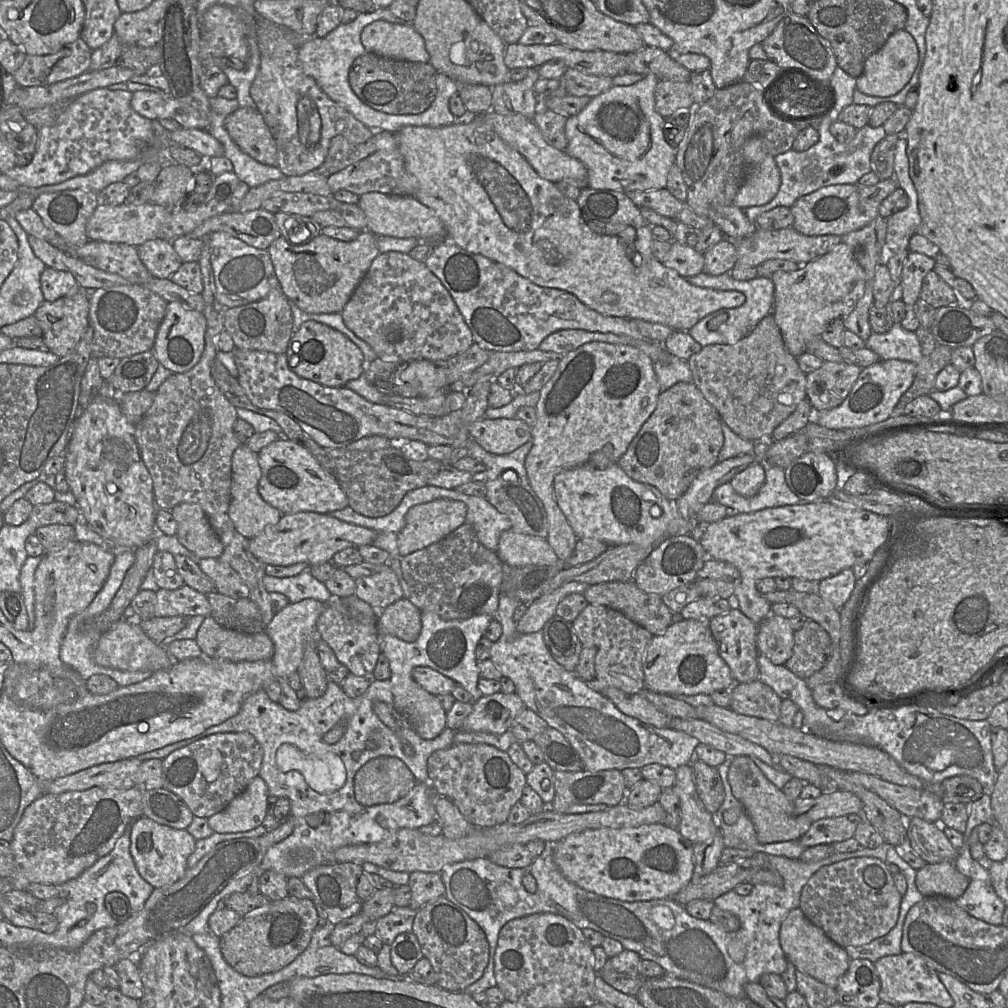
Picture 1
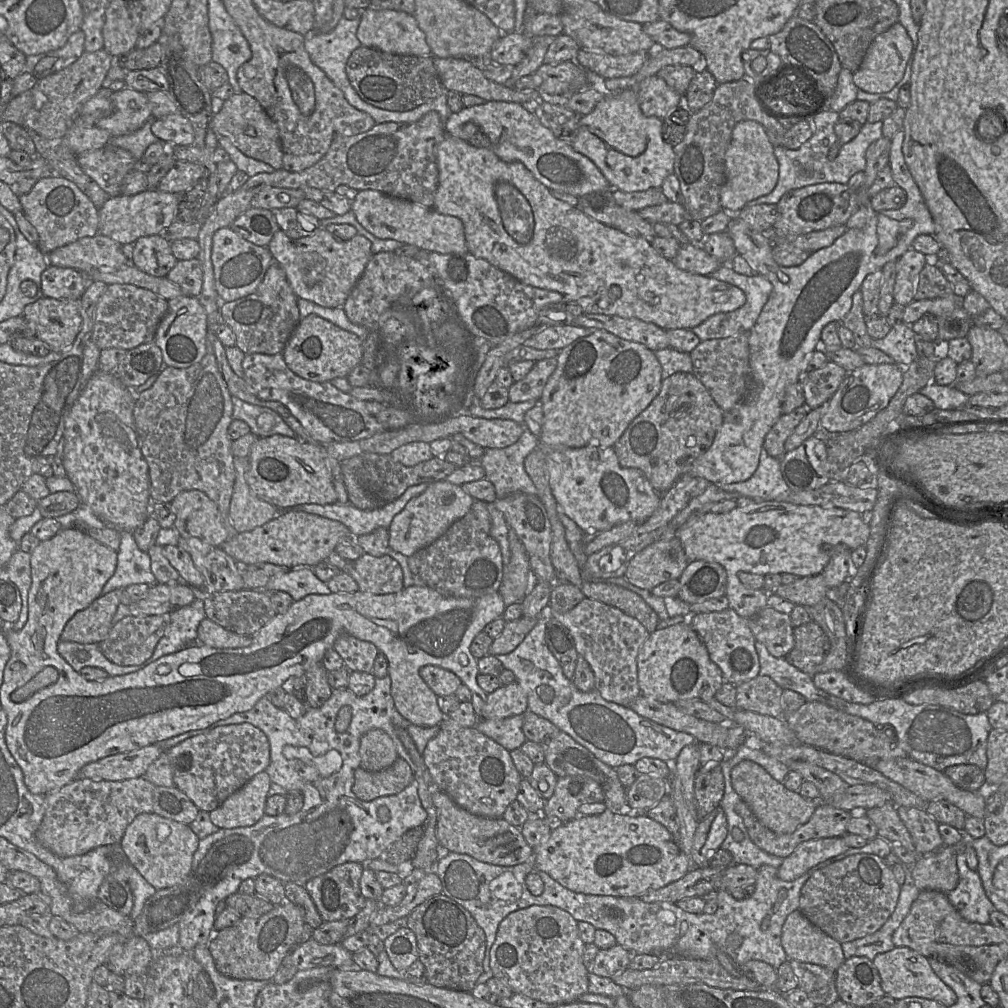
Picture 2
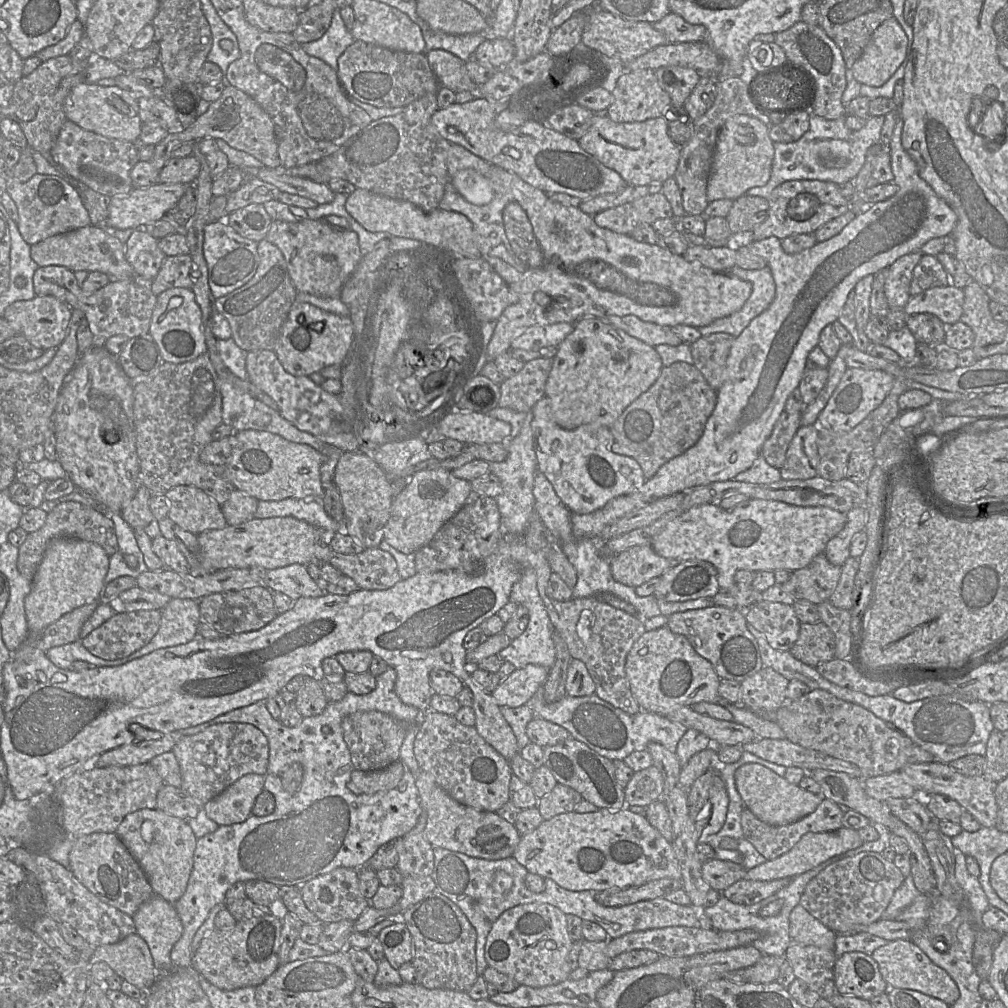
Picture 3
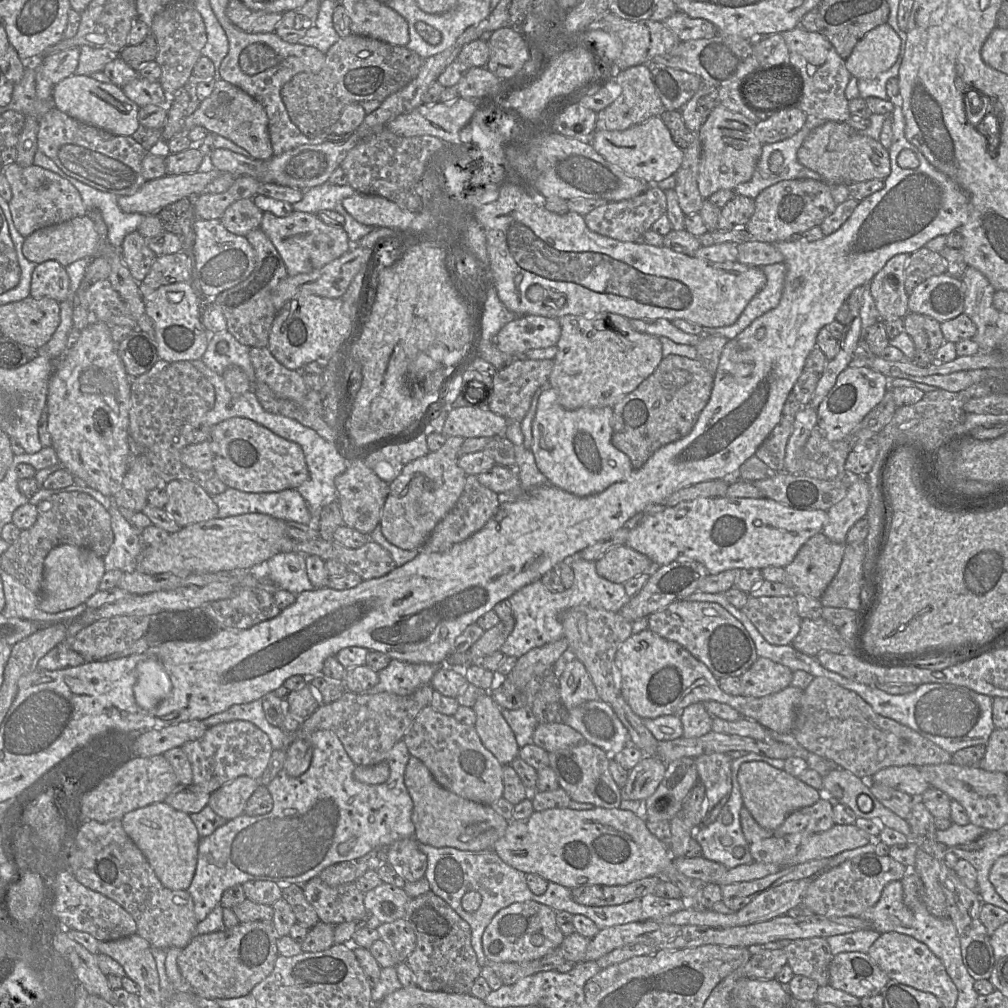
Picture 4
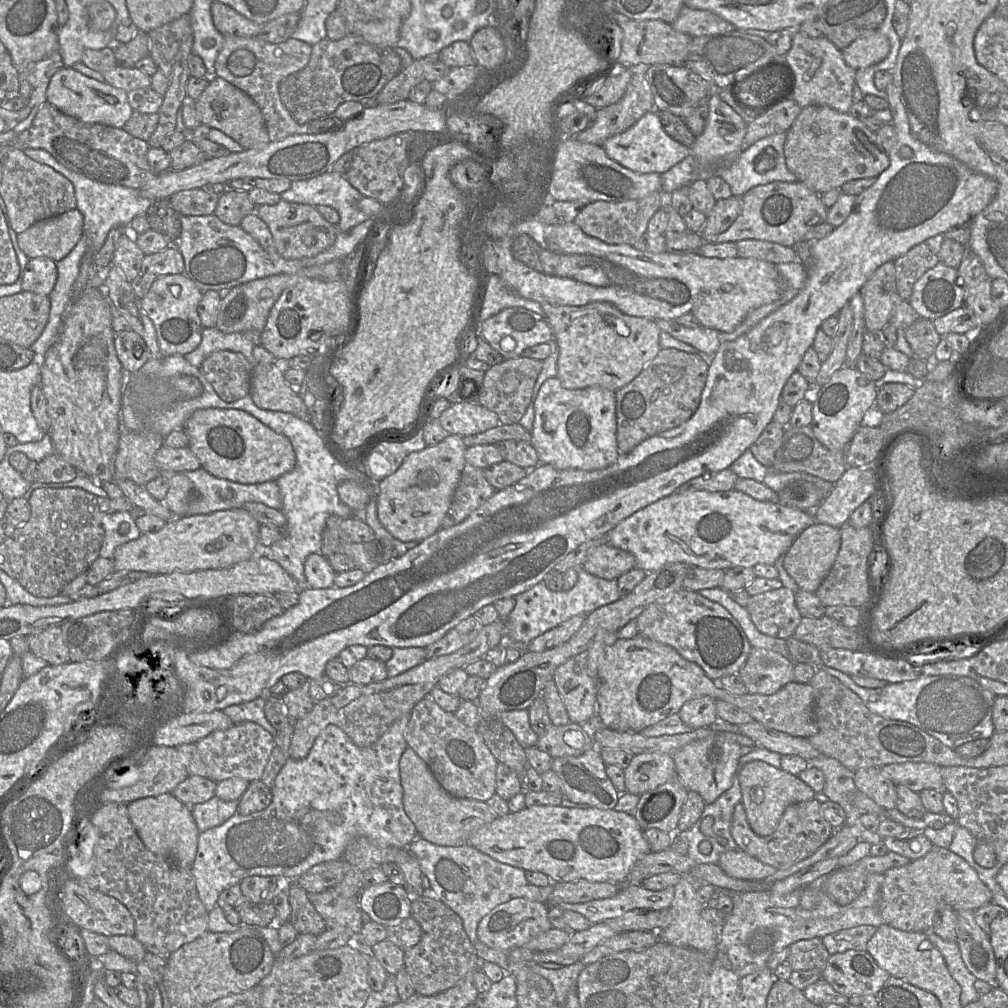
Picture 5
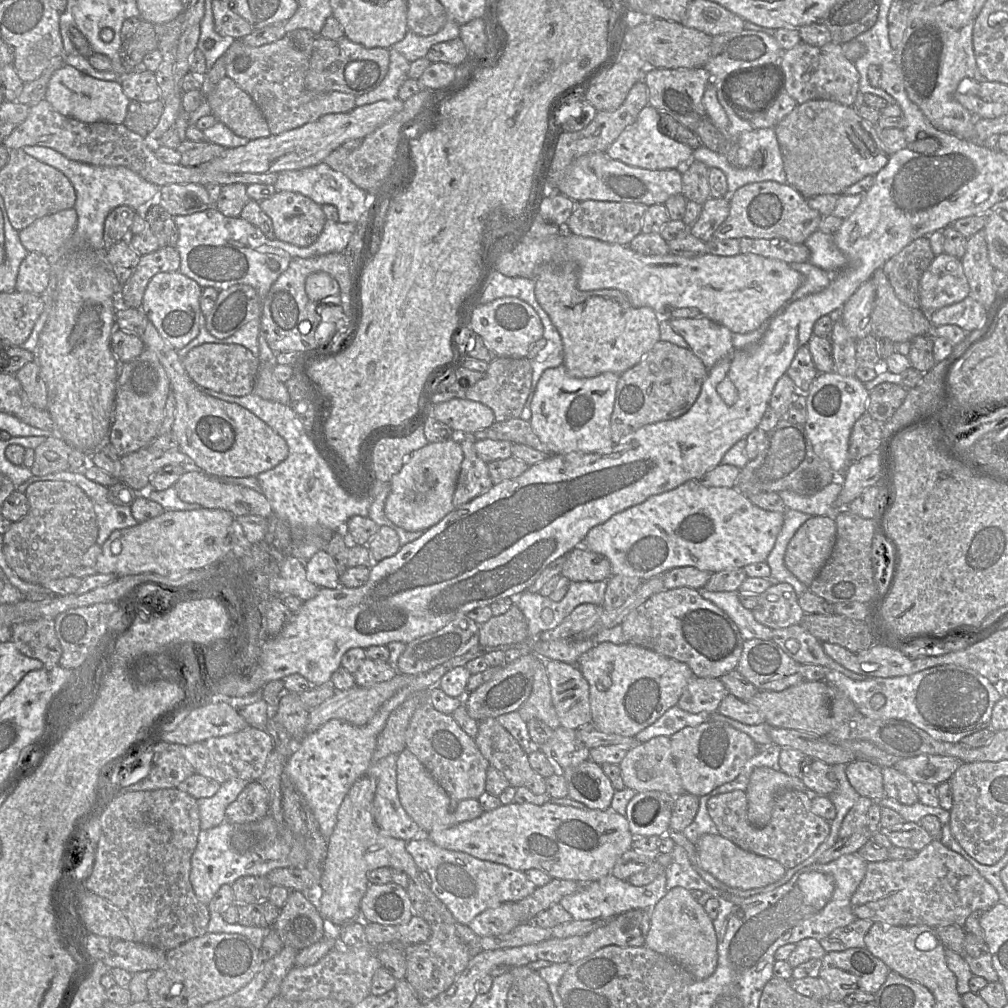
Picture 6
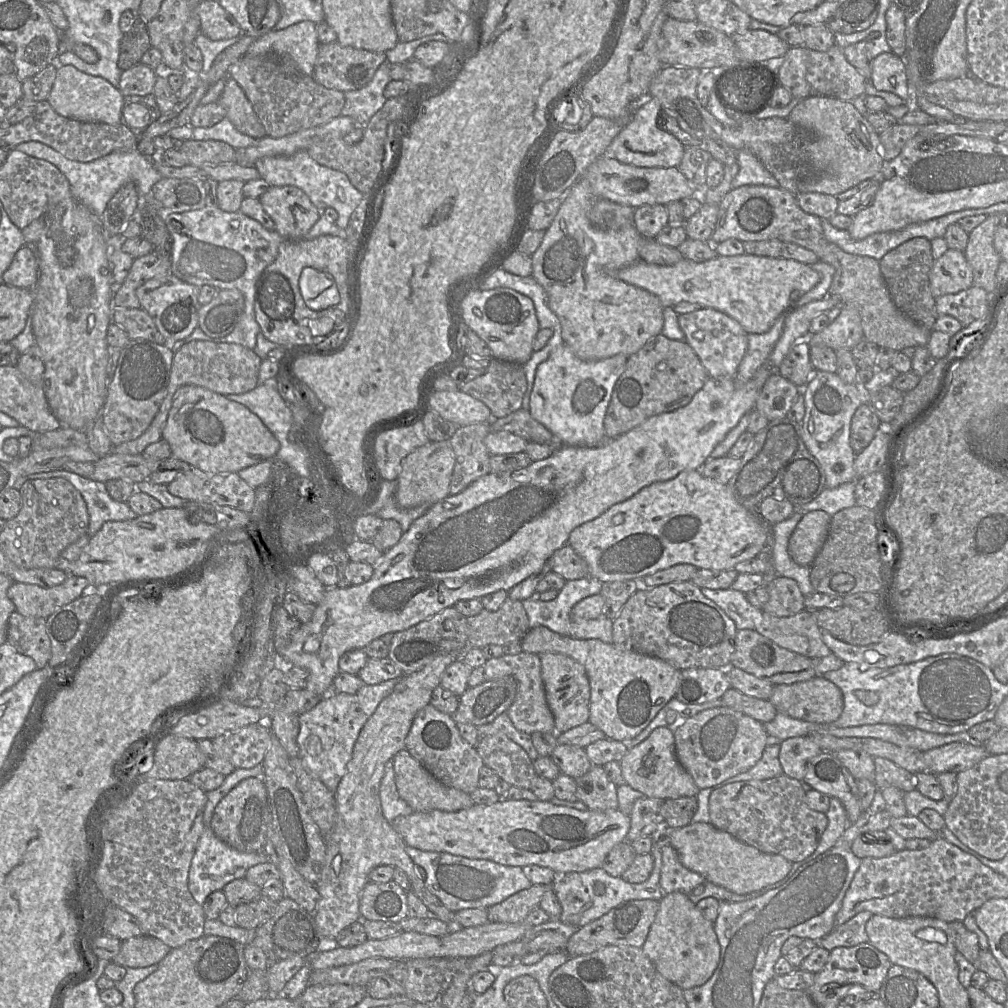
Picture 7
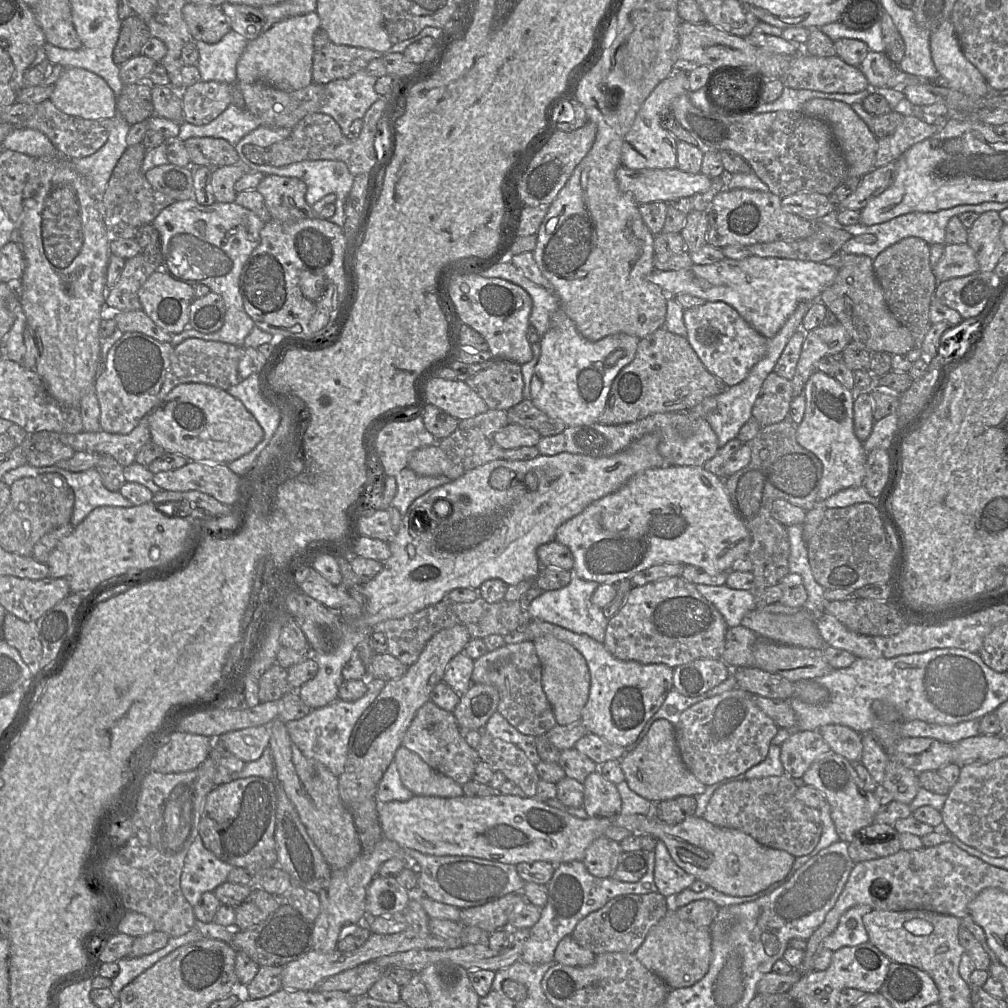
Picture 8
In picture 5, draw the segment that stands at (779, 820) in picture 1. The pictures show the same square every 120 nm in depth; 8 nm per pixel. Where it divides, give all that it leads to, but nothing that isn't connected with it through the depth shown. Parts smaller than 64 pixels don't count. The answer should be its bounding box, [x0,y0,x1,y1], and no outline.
[739,760,816,836]

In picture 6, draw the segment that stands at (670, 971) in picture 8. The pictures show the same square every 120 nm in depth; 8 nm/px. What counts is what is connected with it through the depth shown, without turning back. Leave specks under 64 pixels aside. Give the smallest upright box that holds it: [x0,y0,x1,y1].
[644,887,717,981]

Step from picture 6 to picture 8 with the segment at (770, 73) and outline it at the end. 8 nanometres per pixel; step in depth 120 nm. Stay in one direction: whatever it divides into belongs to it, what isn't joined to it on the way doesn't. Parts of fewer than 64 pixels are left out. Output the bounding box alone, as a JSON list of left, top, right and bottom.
[705,68,765,112]

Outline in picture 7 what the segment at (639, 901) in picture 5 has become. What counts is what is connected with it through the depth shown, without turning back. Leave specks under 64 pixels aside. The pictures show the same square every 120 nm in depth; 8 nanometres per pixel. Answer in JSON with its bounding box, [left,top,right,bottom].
[553,849,665,927]

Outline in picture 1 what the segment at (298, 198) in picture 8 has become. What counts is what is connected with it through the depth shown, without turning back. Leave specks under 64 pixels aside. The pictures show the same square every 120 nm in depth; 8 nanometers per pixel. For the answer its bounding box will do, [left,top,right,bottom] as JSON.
[267,231,380,314]

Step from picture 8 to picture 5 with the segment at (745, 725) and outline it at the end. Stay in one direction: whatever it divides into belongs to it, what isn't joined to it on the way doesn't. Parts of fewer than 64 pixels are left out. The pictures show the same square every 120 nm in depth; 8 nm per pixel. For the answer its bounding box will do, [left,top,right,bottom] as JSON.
[673,731,741,804]

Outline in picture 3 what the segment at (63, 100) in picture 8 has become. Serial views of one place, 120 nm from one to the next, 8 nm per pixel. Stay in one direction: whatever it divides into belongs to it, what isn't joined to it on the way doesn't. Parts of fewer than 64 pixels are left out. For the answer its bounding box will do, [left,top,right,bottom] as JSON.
[64,82,142,142]

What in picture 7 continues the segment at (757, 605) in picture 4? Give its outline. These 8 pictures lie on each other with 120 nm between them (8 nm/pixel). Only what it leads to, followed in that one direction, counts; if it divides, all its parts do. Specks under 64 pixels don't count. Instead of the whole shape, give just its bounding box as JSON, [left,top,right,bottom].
[763,575,805,617]

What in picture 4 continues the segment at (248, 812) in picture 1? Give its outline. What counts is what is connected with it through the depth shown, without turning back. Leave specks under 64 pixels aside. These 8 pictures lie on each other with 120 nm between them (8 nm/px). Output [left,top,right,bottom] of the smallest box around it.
[208,776,259,820]

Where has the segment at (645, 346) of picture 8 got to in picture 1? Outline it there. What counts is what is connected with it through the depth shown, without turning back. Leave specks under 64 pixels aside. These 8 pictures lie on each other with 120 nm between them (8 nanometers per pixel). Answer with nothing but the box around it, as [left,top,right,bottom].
[618,382,724,501]

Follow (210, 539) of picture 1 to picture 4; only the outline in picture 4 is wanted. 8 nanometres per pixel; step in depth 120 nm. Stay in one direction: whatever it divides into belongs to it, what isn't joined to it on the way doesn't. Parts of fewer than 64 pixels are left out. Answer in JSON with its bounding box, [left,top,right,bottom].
[165,480,218,528]

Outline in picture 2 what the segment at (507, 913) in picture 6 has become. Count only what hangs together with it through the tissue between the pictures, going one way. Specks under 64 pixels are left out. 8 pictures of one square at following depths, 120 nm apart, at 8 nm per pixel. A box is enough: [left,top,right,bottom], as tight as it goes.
[490,906,588,1006]

